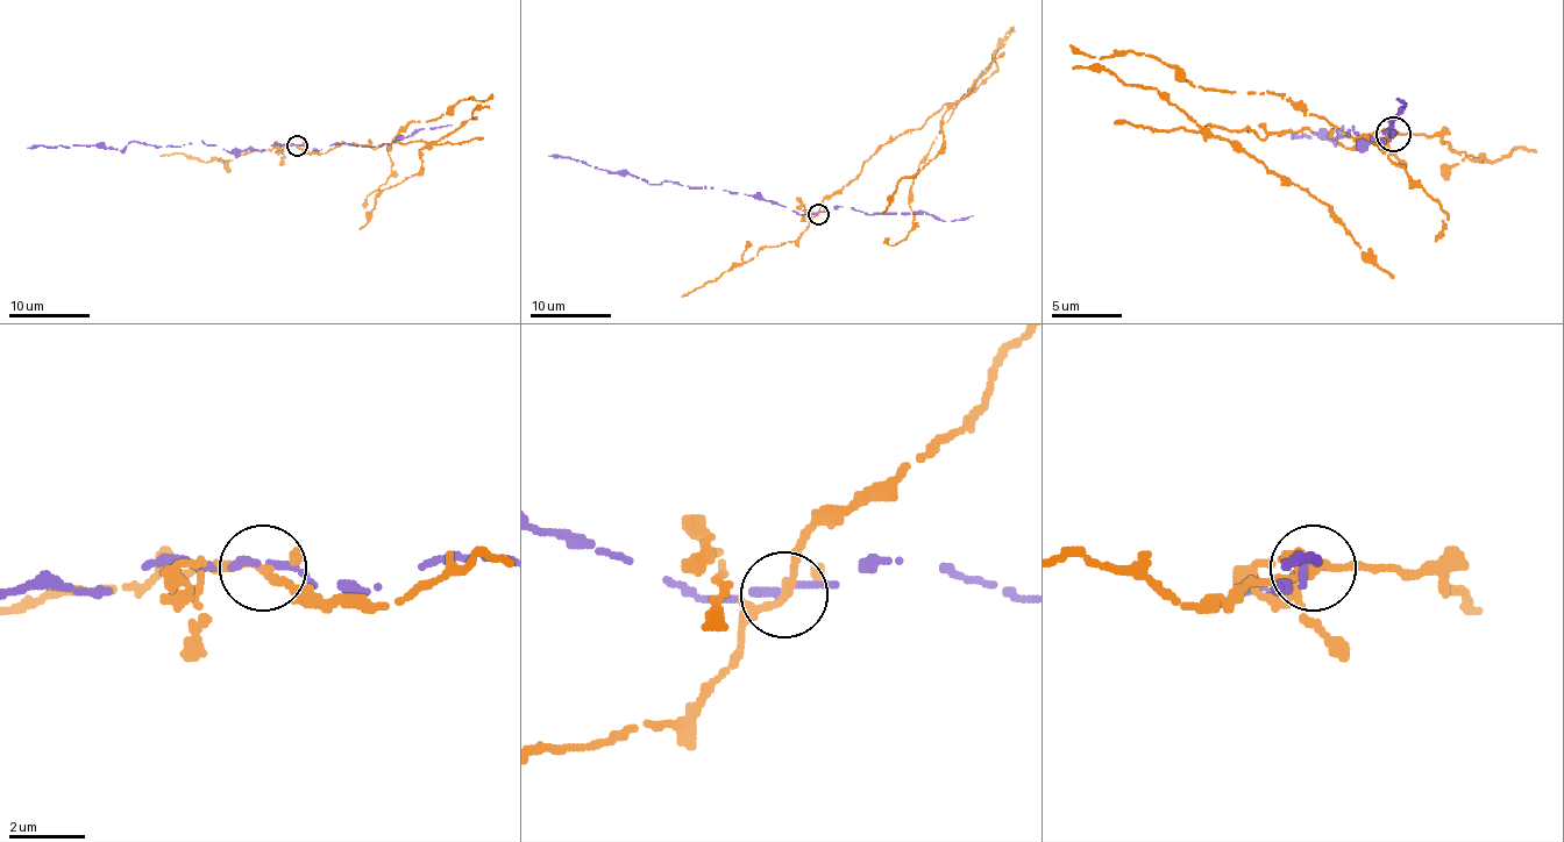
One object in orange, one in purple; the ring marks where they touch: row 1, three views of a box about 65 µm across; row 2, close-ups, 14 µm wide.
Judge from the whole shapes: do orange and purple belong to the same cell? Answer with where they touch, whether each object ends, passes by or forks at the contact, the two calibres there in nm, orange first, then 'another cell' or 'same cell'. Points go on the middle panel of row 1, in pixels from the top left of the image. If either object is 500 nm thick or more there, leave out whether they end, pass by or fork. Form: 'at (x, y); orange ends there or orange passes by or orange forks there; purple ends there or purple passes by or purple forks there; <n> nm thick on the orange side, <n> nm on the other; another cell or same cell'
at (818, 214); orange forks there; purple passes by; 170 nm thick on the orange side, 190 nm on the other; another cell

